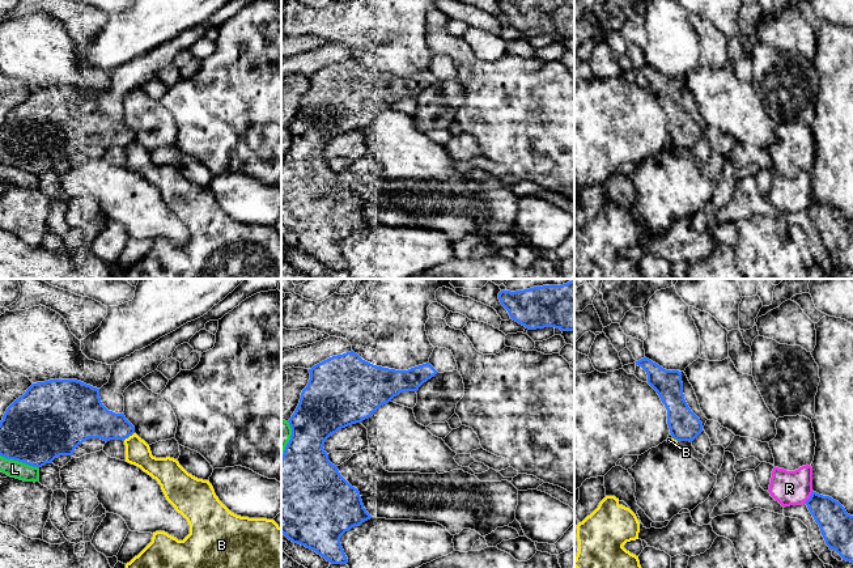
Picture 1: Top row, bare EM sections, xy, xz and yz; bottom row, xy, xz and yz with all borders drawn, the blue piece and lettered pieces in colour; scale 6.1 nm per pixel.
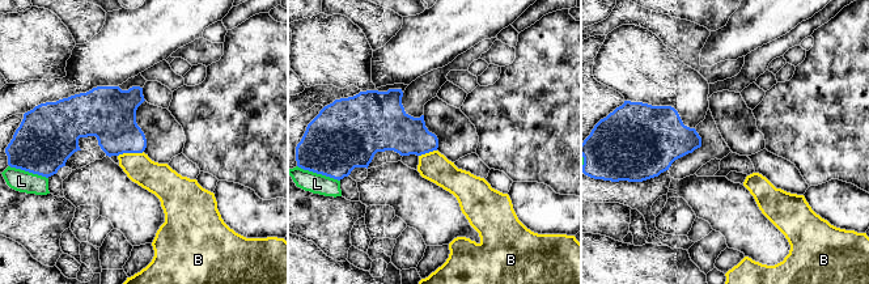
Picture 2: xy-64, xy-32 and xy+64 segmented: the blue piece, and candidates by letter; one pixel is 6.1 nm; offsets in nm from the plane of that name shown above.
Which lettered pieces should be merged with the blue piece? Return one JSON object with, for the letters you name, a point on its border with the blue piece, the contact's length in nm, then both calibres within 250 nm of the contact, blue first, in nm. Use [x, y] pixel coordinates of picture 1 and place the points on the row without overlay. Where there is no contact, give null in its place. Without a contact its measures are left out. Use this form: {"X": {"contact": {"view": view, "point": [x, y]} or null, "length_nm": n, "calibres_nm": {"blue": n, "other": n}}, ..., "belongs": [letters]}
{"belongs": []}

